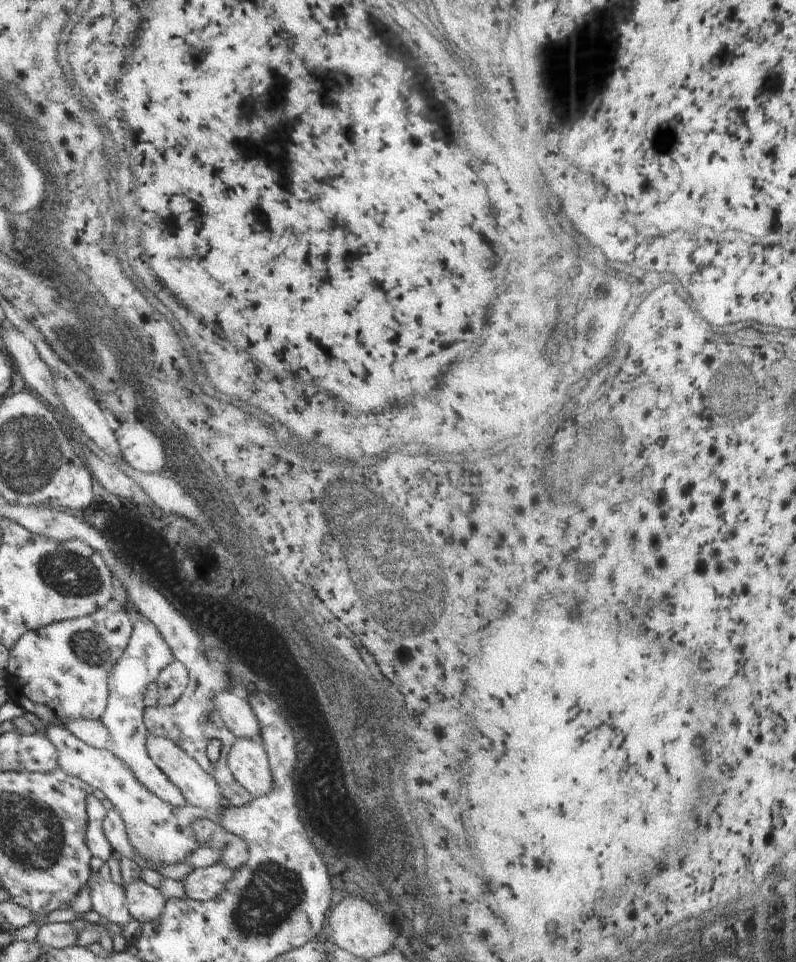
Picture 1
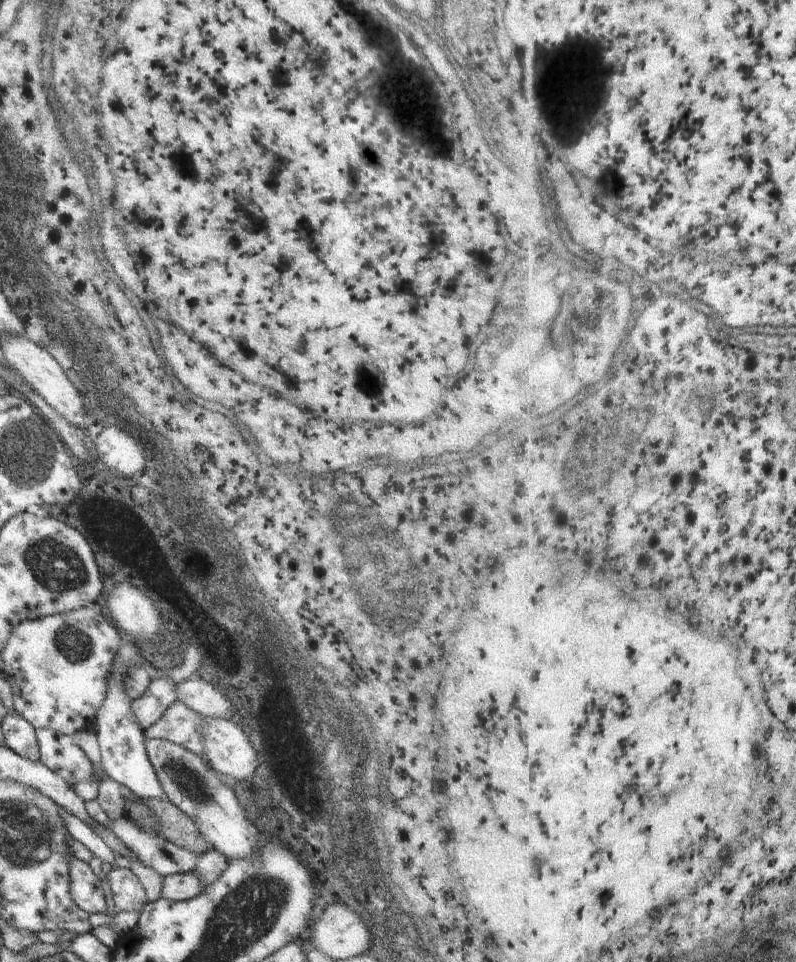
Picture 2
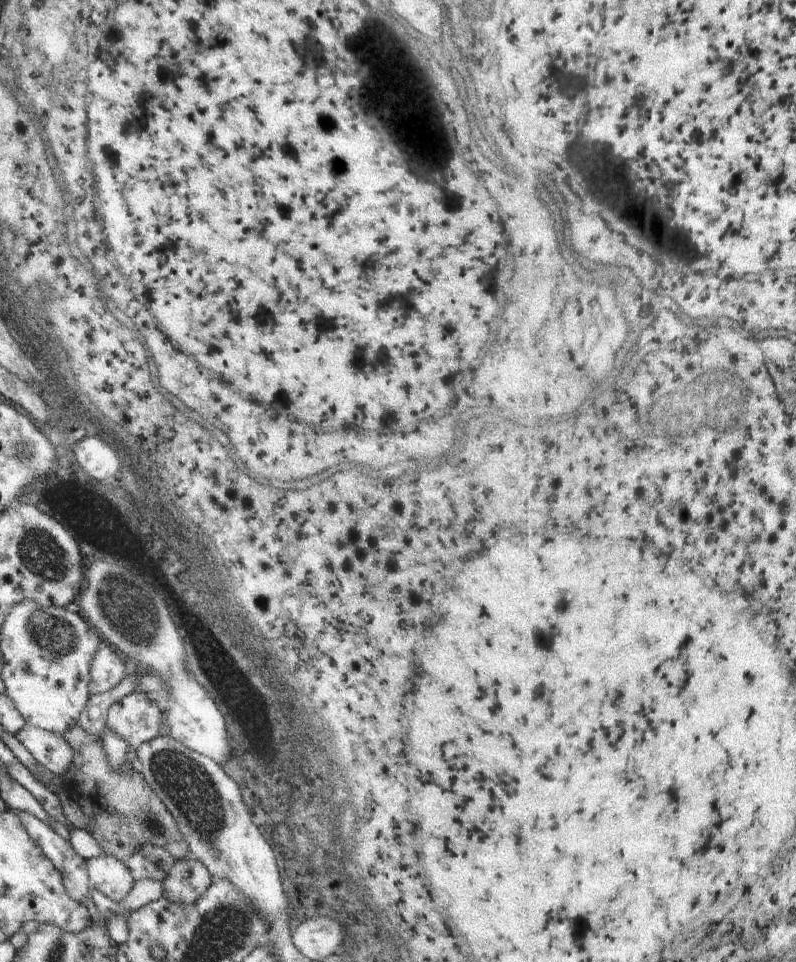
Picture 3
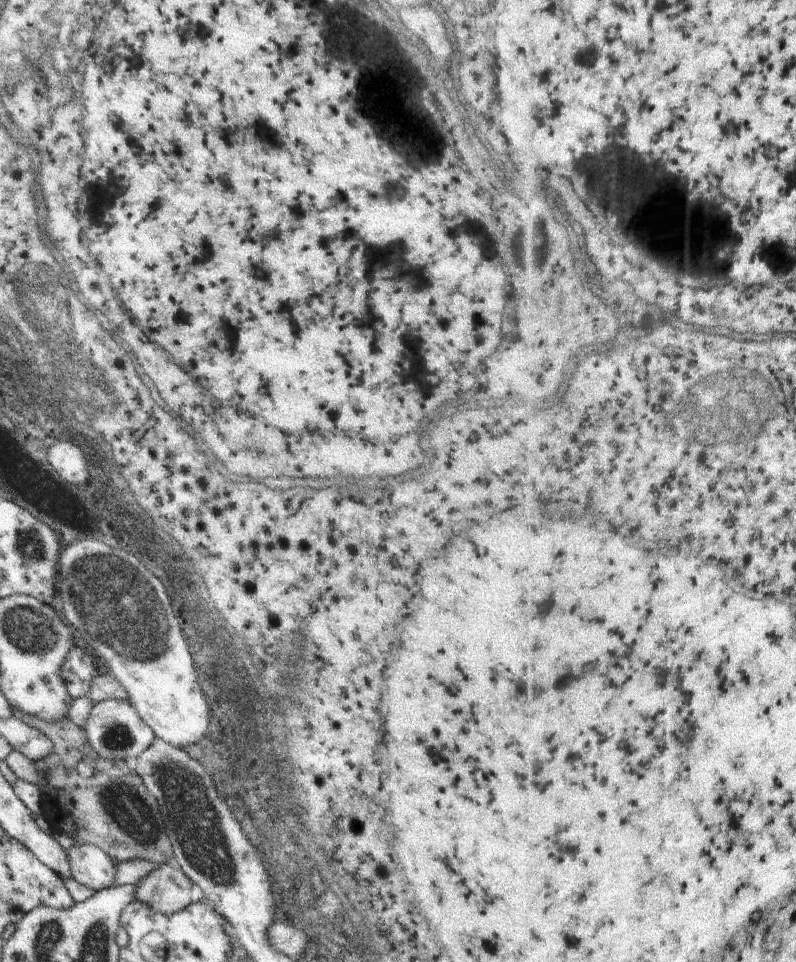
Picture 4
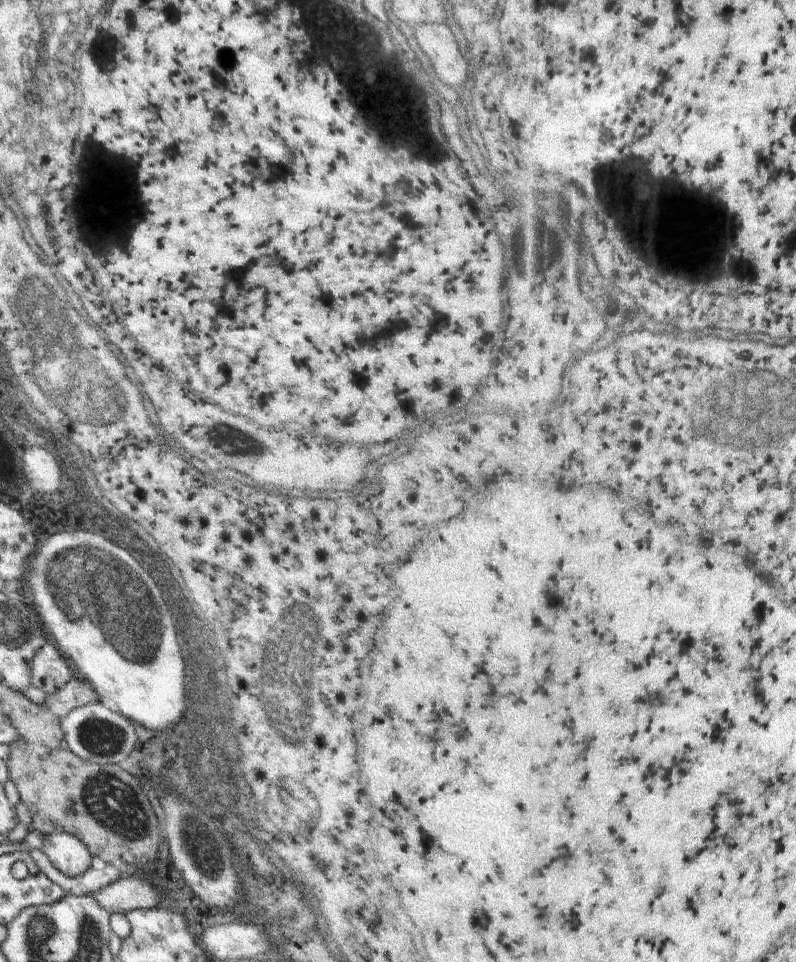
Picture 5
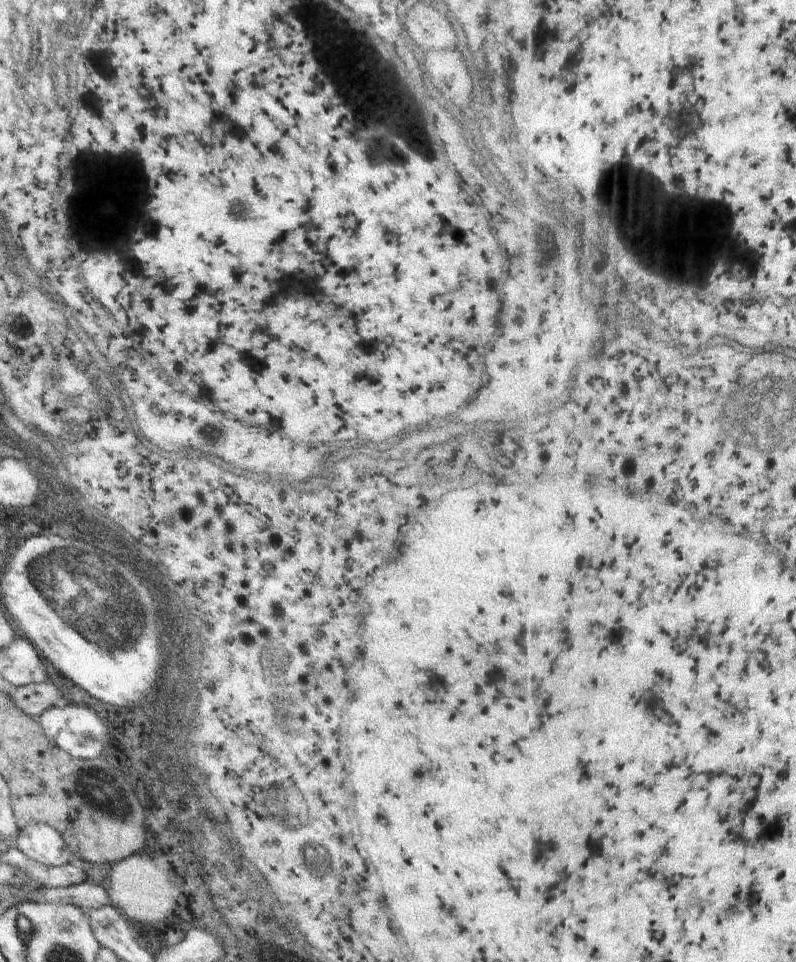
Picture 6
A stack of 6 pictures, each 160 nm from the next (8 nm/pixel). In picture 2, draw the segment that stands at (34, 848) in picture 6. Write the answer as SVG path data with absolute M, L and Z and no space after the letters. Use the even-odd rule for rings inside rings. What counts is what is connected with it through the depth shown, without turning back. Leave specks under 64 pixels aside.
M116 867L106 874L110 880L116 912L141 912L147 903L146 891L138 877L130 870Z

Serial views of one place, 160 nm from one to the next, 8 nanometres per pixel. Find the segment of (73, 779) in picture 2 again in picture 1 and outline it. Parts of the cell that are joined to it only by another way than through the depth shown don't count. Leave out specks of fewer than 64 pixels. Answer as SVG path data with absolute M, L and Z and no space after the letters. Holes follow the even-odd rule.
M52 725L45 737L58 749L58 767L66 774L81 778L94 789L104 792L122 817L128 840L138 856L154 867L182 863L198 847L192 823L208 818L207 812L194 805L175 807L153 795L112 751L97 749L75 737L62 725Z

